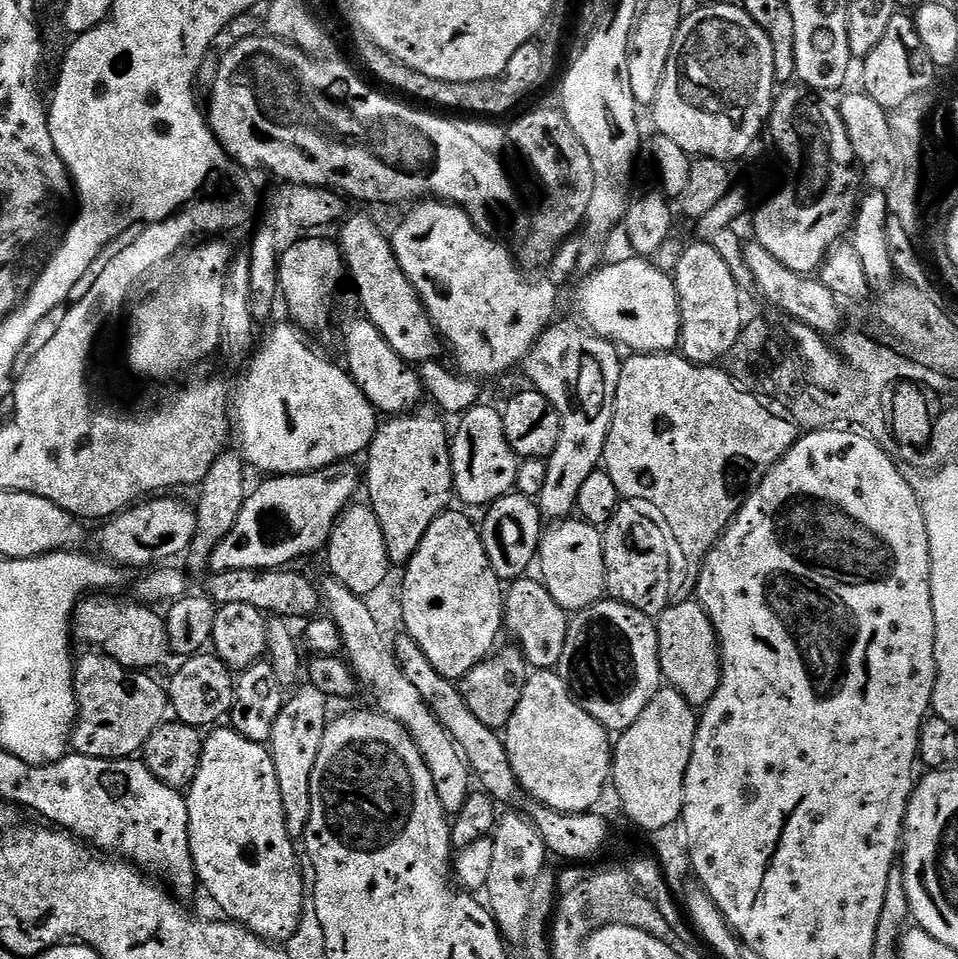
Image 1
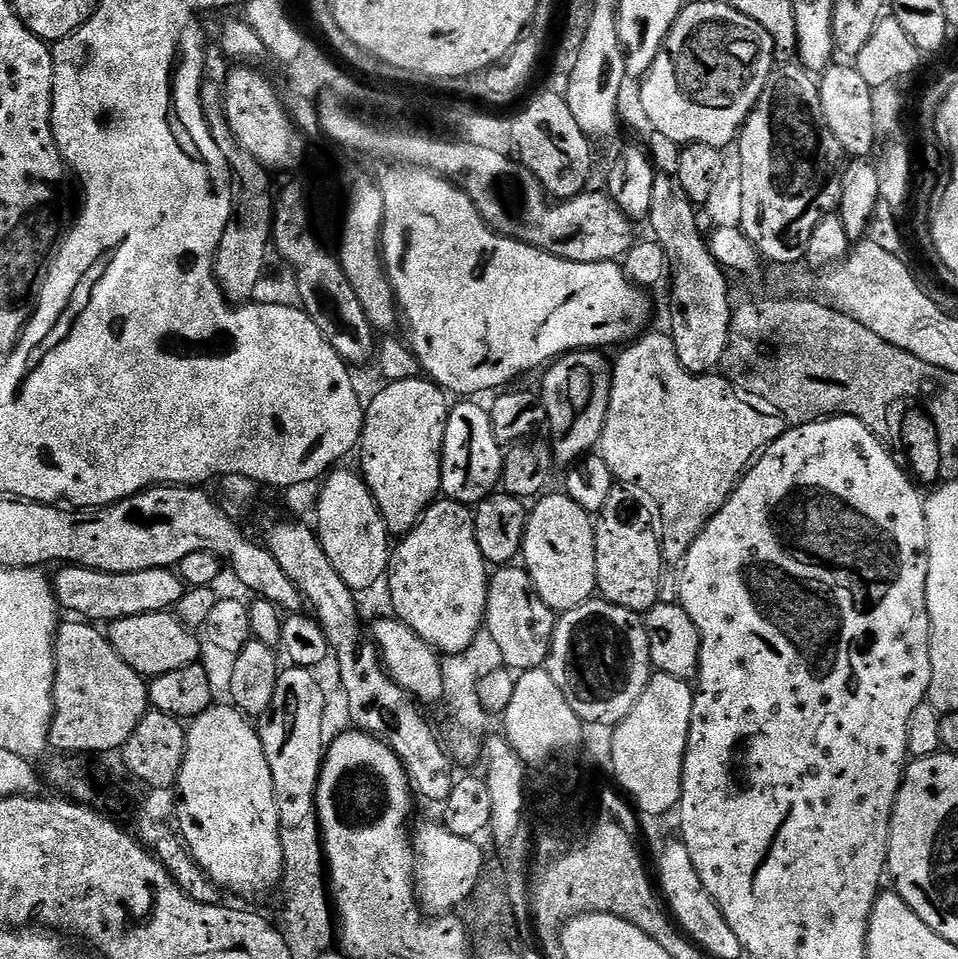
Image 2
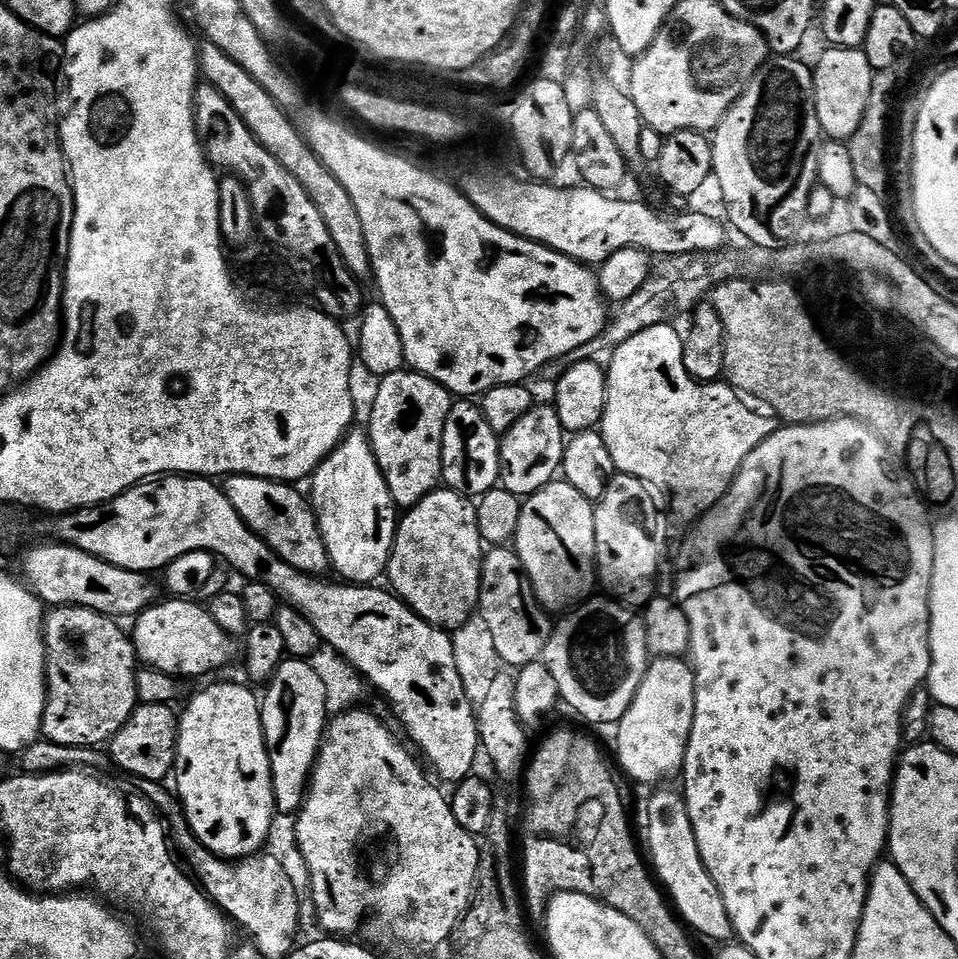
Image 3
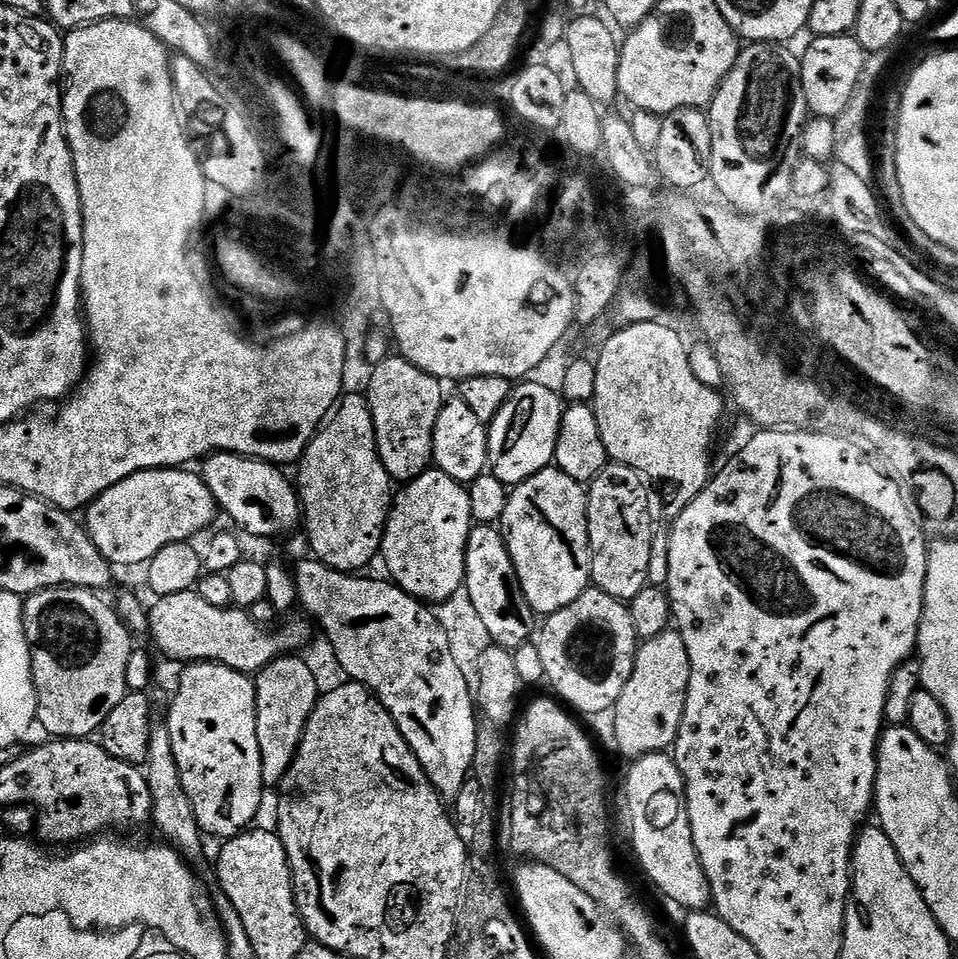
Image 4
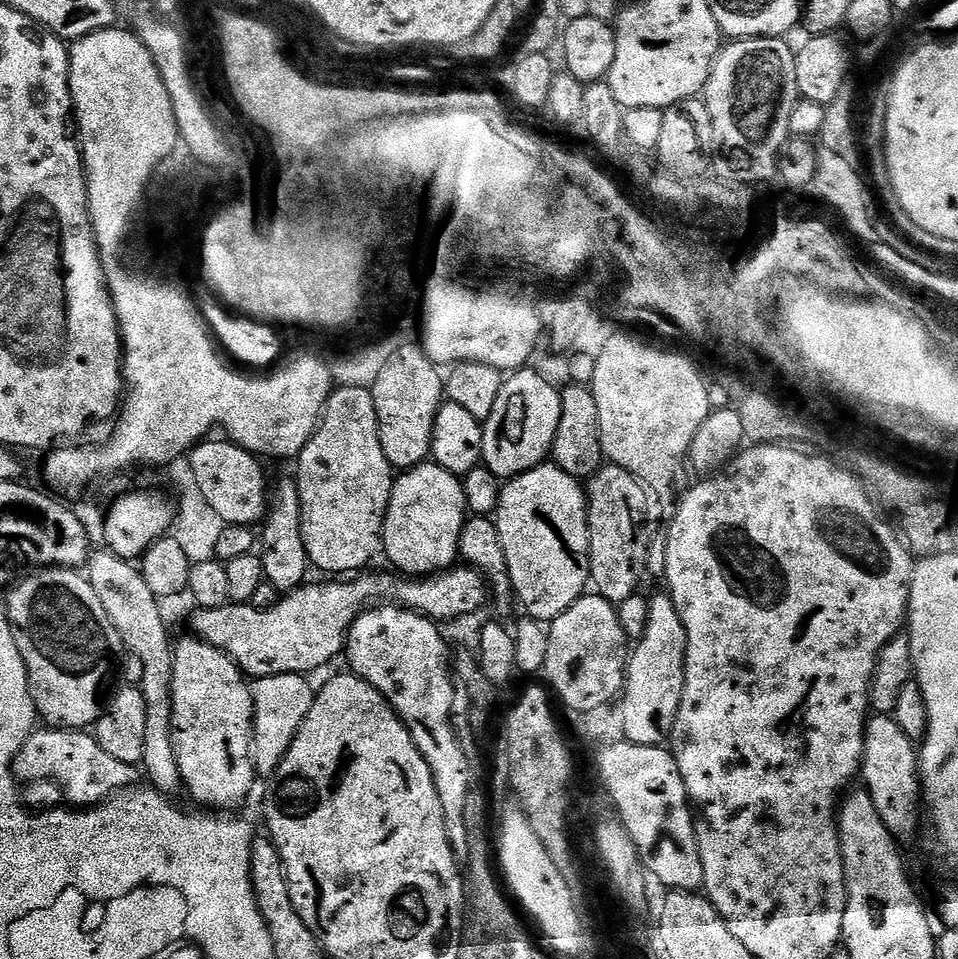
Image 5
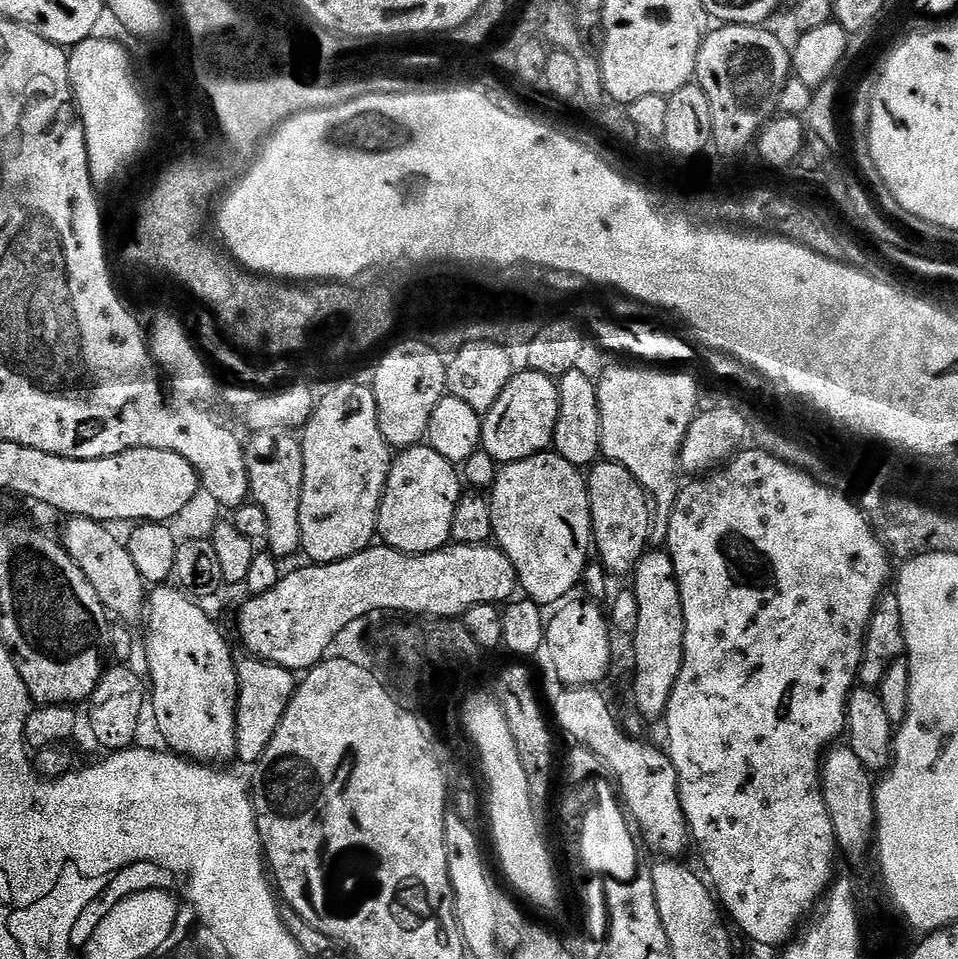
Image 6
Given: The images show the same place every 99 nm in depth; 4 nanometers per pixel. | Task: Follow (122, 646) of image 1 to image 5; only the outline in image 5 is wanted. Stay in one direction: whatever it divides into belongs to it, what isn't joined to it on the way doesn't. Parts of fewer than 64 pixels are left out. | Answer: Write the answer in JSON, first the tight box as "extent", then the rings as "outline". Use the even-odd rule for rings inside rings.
{"extent":[192,566,490,678],"outline":[[[453,566],[442,572],[433,572],[431,576],[419,578],[388,572],[376,572],[373,576],[356,574],[351,578],[328,578],[325,579],[328,580],[325,584],[305,582],[293,592],[281,595],[272,608],[254,608],[248,602],[229,602],[220,608],[197,607],[192,616],[192,628],[196,631],[193,633],[206,643],[213,644],[219,652],[228,655],[240,667],[241,672],[249,677],[259,678],[283,672],[312,674],[310,672],[315,668],[330,663],[339,652],[341,655],[345,651],[348,629],[353,621],[365,611],[366,606],[375,605],[381,598],[394,598],[395,603],[401,607],[413,609],[437,622],[452,620],[455,616],[462,618],[467,614],[479,613],[479,608],[490,600],[490,585],[484,573],[471,566]]]}

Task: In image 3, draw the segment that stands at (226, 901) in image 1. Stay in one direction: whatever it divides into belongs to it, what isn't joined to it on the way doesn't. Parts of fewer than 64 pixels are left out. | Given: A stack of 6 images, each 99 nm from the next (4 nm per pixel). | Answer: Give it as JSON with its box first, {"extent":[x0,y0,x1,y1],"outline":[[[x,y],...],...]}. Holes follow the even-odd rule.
{"extent":[175,684,277,860],"outline":[[[212,684],[202,689],[185,706],[184,713],[179,713],[176,733],[175,795],[198,842],[224,860],[240,860],[259,853],[267,845],[271,820],[277,814],[270,758],[262,730],[262,700],[244,684]]]}

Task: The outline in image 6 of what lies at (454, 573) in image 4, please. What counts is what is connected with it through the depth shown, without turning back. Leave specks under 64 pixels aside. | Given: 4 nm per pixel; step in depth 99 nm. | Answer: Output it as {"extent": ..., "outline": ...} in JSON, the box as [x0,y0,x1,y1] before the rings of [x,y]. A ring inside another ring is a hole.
{"extent":[376,446,462,556],"outline":[[[427,446],[403,449],[393,459],[384,496],[380,499],[380,513],[376,519],[379,539],[387,547],[408,556],[438,551],[451,541],[454,510],[461,495],[462,476],[457,465]]]}

